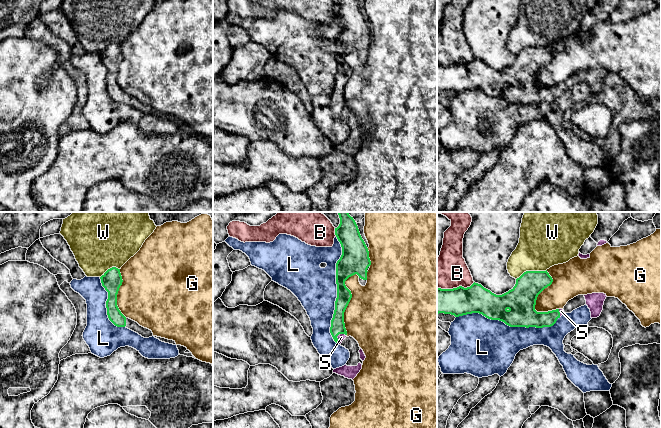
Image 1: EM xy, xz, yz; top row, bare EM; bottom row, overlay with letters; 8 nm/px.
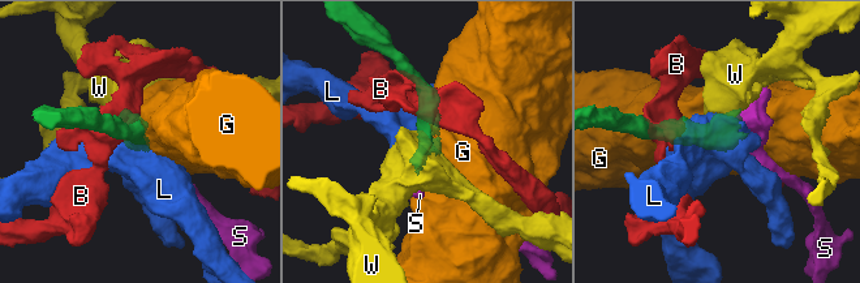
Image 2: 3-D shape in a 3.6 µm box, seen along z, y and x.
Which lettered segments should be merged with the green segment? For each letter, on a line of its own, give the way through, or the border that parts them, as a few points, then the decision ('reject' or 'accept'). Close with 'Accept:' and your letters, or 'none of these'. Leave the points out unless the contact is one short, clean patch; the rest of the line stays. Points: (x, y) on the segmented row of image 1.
B: reject
G: reject
L: reject
S: runs through xz (337, 327), (337, 335), (341, 337); accept
W: reject
Accept: S

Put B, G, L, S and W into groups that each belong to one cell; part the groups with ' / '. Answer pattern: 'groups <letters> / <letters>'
groups B / G / L / S / W

